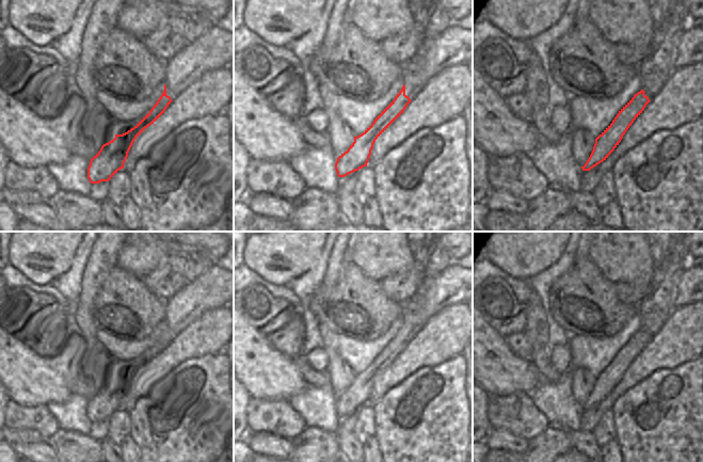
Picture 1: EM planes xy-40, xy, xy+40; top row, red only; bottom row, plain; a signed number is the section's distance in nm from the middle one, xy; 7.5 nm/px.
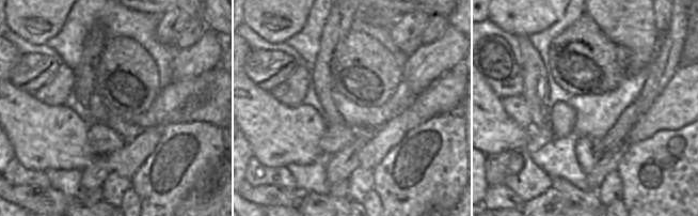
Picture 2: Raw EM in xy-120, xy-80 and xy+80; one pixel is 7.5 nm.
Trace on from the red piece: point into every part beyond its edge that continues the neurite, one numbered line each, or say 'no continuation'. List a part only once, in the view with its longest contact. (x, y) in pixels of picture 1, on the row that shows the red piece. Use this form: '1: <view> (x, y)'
1: xy-40 (214, 49)

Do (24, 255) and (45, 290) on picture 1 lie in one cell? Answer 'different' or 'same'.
different

